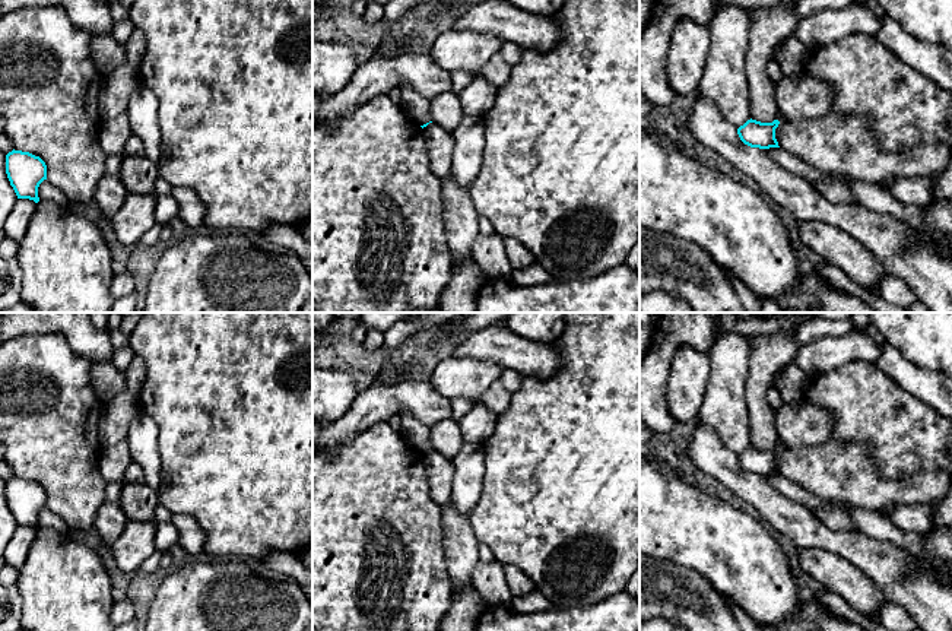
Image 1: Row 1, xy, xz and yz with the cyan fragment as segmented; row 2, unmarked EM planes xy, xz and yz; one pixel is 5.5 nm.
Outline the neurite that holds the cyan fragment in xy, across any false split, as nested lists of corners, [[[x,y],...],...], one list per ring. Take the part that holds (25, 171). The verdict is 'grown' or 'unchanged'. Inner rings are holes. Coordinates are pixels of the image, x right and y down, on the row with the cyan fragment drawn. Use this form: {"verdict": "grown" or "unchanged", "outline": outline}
{"verdict": "unchanged", "outline": [[[13,149],[6,155],[6,174],[18,199],[39,202],[38,187],[47,180],[47,165],[39,156]]]}

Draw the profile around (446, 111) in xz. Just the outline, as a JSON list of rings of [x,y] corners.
[[[444,92],[432,99],[429,117],[432,123],[453,133],[464,117],[458,95],[456,92]]]

